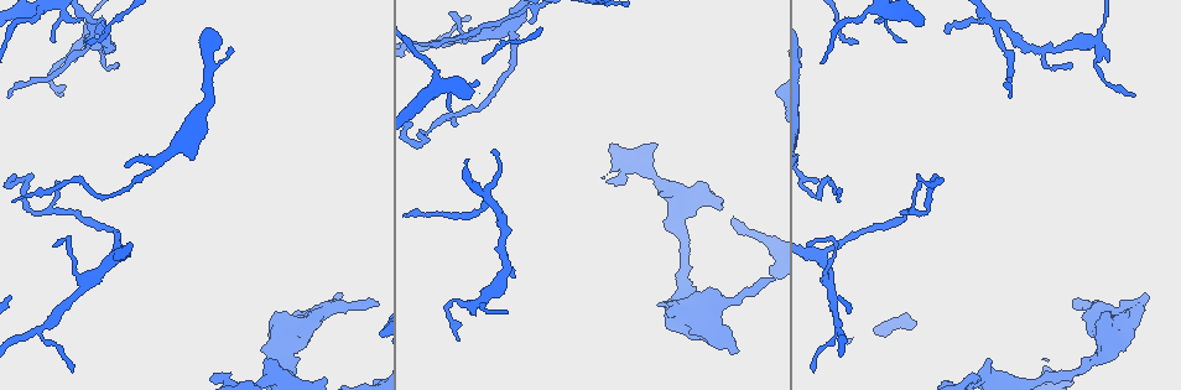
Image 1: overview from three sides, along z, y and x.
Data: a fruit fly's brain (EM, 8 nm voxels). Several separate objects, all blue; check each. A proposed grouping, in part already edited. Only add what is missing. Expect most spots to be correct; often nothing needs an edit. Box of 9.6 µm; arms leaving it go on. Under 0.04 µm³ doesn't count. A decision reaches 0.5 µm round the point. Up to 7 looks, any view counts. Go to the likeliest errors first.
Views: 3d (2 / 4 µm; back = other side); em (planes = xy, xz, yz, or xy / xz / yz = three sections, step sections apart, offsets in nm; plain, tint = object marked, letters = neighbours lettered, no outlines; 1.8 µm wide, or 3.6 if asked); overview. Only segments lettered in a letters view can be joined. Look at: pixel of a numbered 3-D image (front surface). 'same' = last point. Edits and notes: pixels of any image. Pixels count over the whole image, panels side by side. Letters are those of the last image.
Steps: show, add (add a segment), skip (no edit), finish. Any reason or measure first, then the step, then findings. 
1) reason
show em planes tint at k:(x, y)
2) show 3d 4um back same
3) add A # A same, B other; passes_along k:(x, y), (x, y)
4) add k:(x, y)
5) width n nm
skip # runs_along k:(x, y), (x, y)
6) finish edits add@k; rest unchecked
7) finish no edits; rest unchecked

an open end
show em xy step 16 letters at 1:(340, 296)

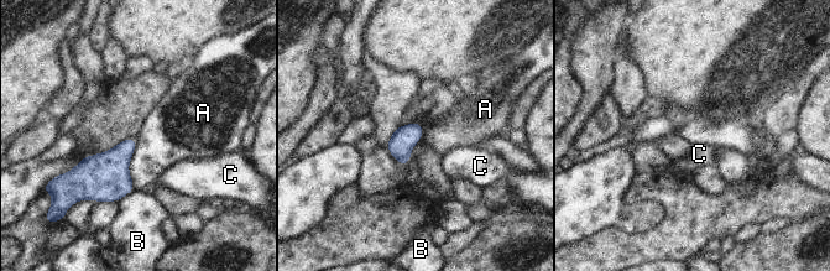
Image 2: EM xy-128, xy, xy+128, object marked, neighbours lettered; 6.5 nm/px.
skip # A other, B other, C other; border 2:(136, 139), (129, 165), (135, 188); none of them fits

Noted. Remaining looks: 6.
free end
show 3d 2um at 1:(52, 41)

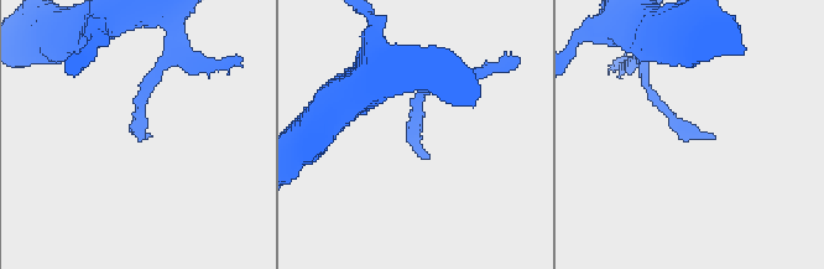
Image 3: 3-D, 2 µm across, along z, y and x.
shape alone is not enough
show em planes plain at 3:(426, 158)

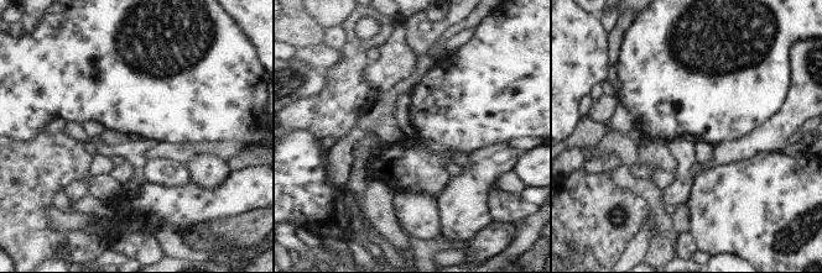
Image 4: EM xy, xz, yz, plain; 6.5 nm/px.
see the neighbours
show em planes letters same

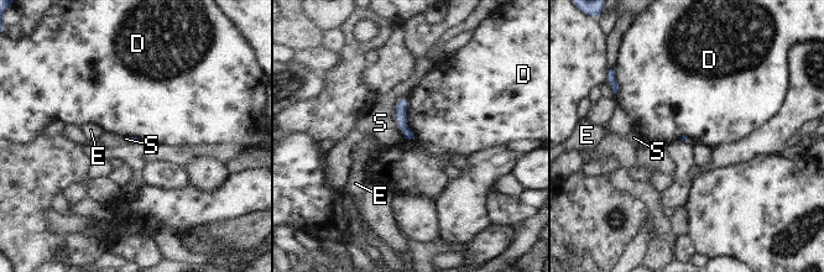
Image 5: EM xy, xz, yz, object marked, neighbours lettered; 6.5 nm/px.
skip # D other, E other, S other; border 5:(407, 97), (406, 124), (413, 139); no lettered segment goes on from it

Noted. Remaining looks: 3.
thin end
show em yz step 8 letters at 1:(63, 95)

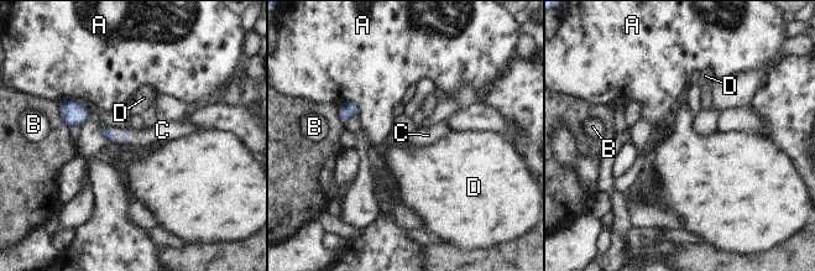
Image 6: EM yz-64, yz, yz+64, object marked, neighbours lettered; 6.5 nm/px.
show em planes letters same

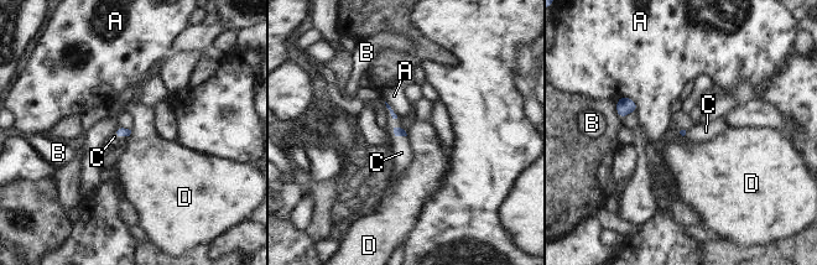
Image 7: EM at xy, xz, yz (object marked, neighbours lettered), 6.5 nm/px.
add C # A other, B other, C same, D other; passes_along 7:(397, 131), (397, 135), (401, 152); the neuron continues

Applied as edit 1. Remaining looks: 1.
finish edits add@7; rest unchecked

